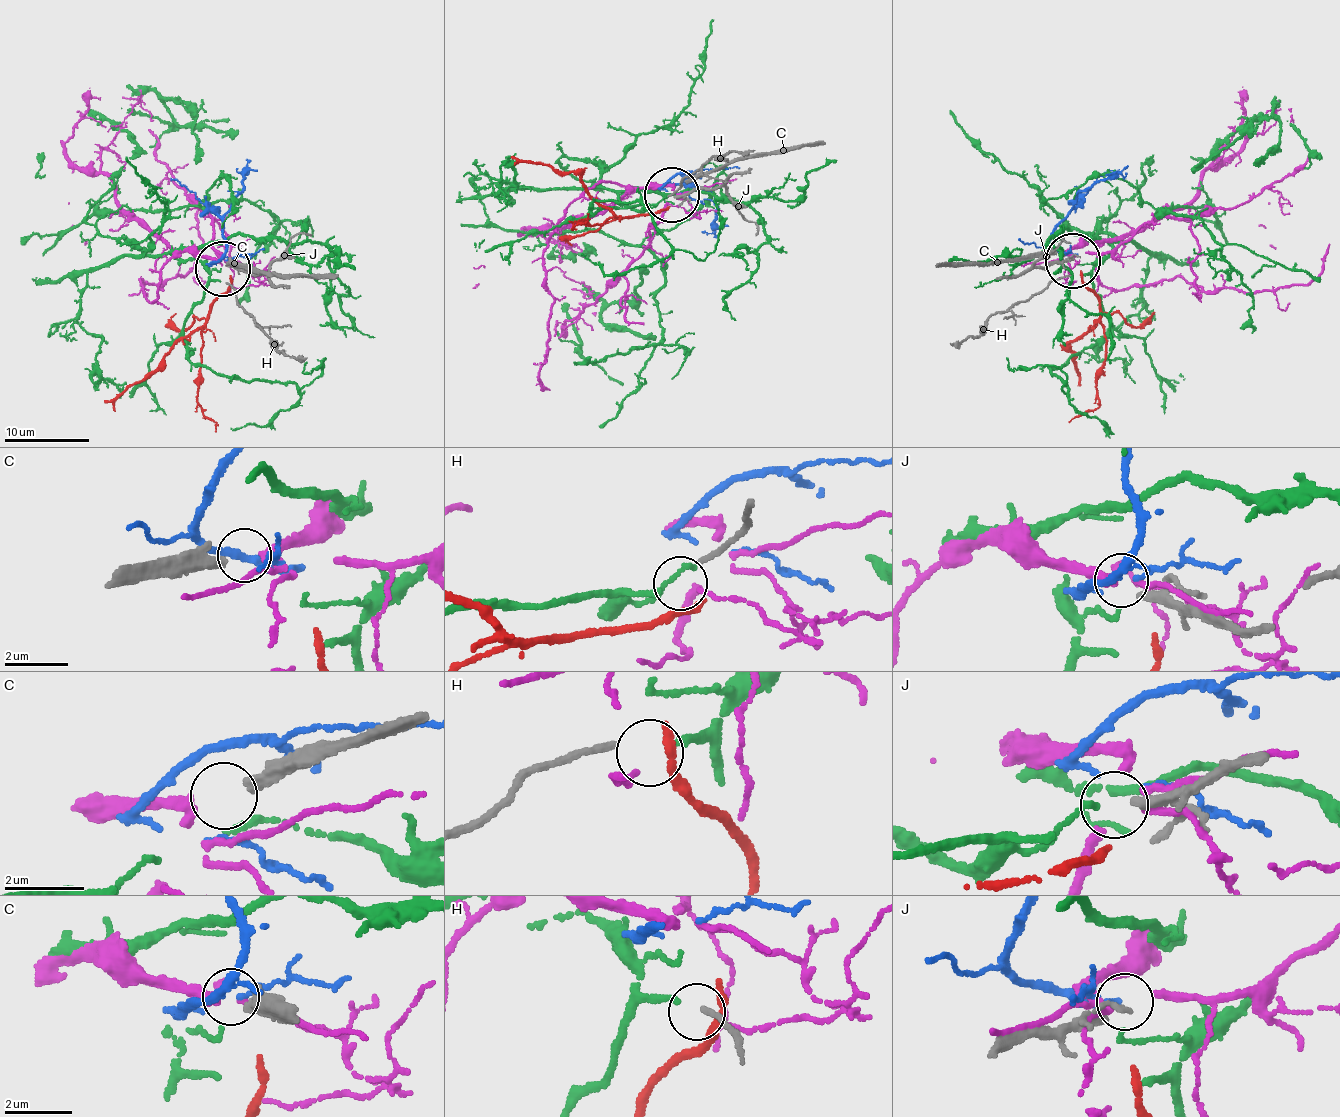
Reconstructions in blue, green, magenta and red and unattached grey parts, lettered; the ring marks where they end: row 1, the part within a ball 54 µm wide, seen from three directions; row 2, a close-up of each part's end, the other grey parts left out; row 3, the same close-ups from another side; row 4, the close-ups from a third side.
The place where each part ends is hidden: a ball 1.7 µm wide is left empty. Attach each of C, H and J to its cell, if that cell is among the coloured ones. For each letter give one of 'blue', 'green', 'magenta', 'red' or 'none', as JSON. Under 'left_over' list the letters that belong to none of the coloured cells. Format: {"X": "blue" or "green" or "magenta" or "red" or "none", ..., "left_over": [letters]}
{"C": "magenta", "H": "green", "J": "none", "left_over": ["J"]}

